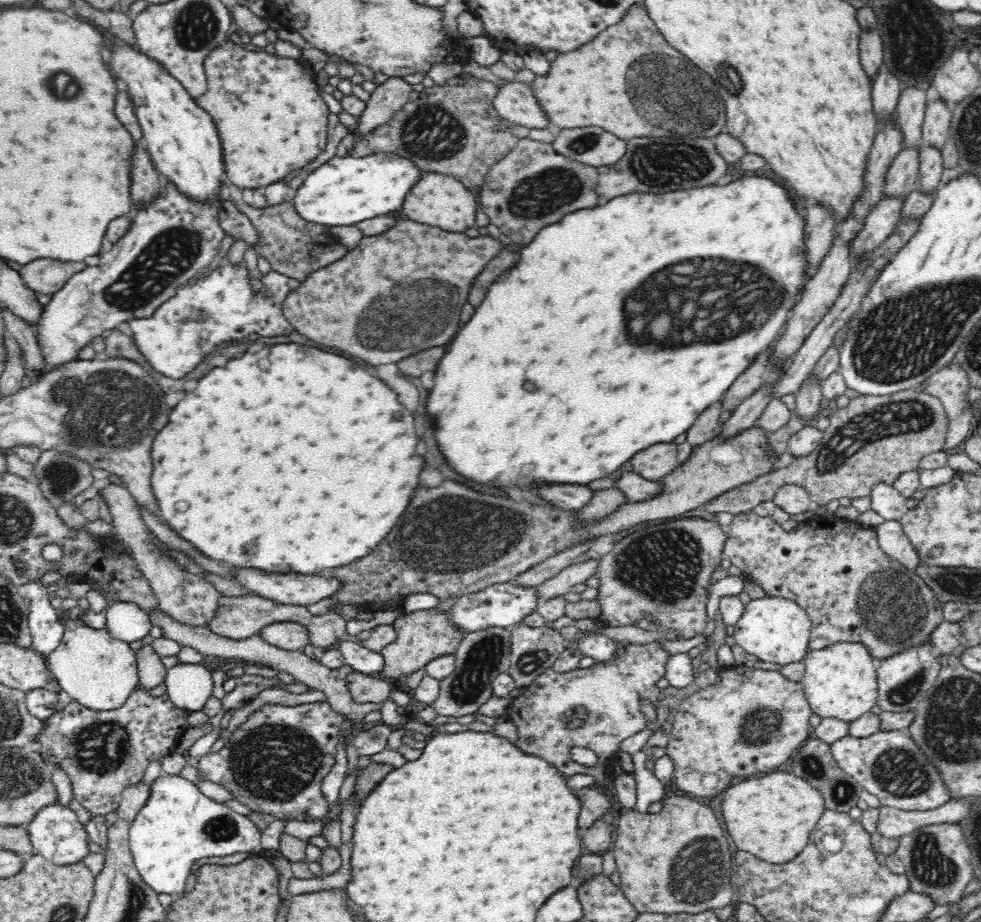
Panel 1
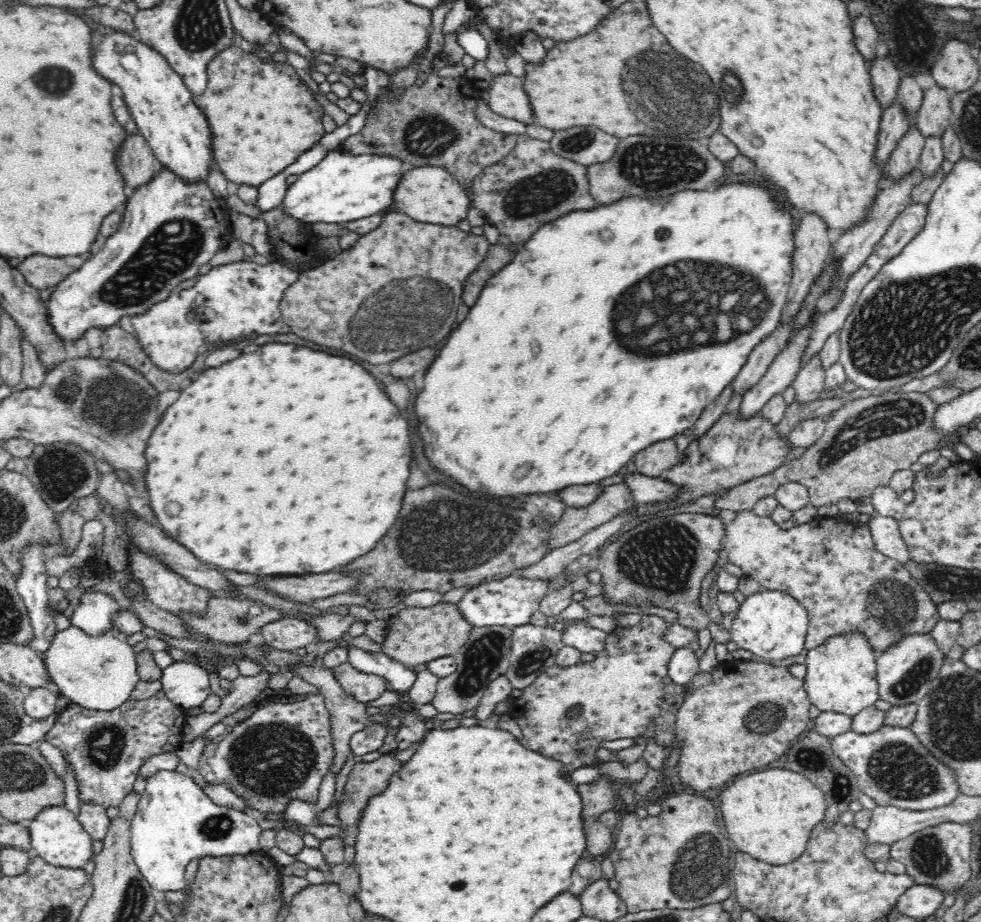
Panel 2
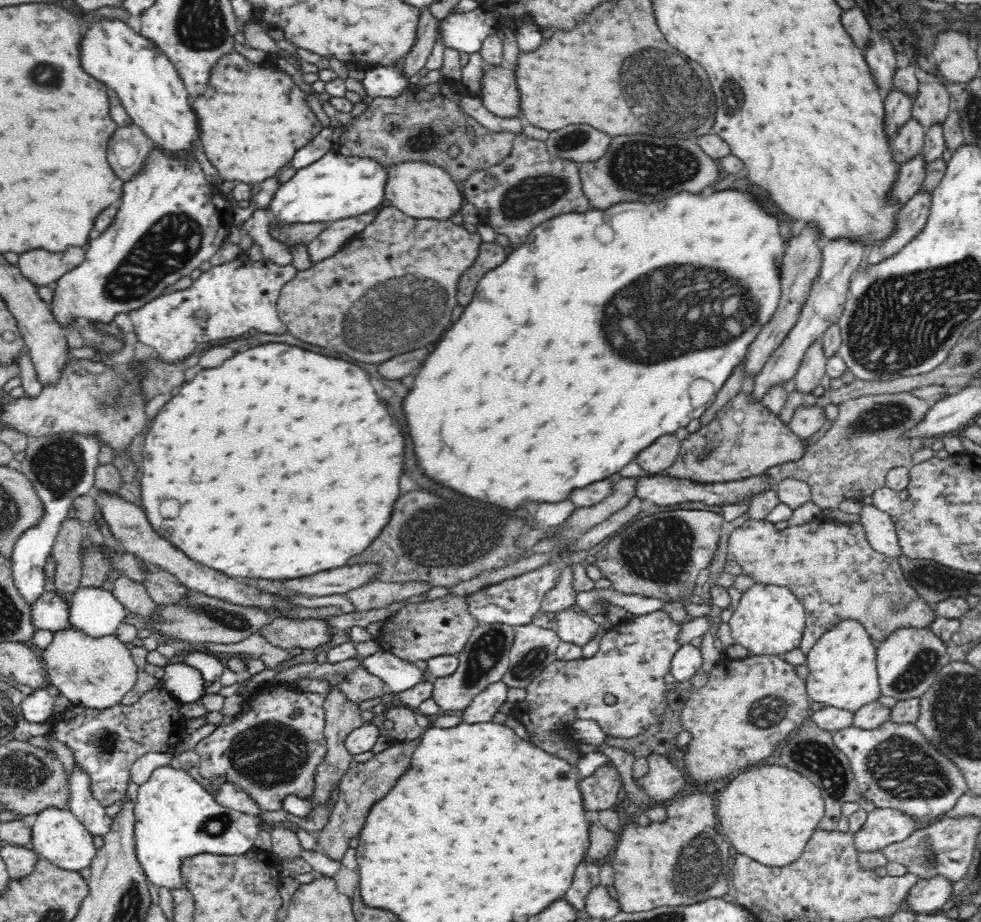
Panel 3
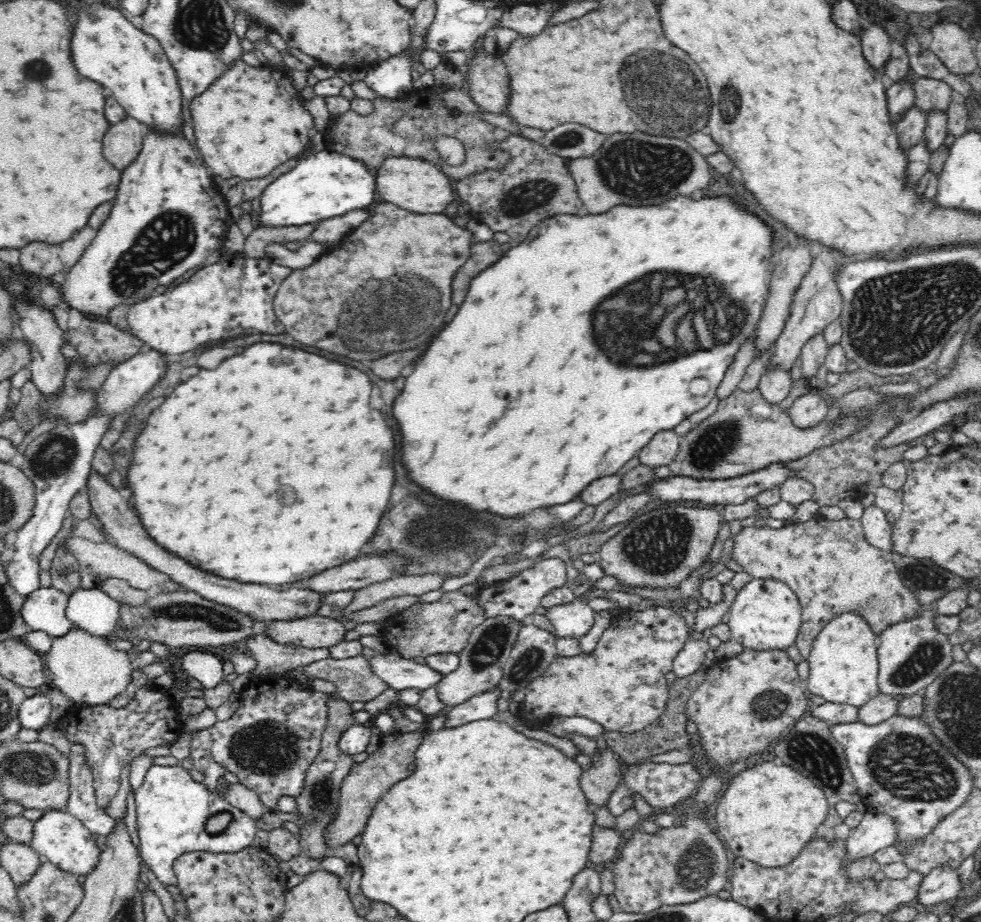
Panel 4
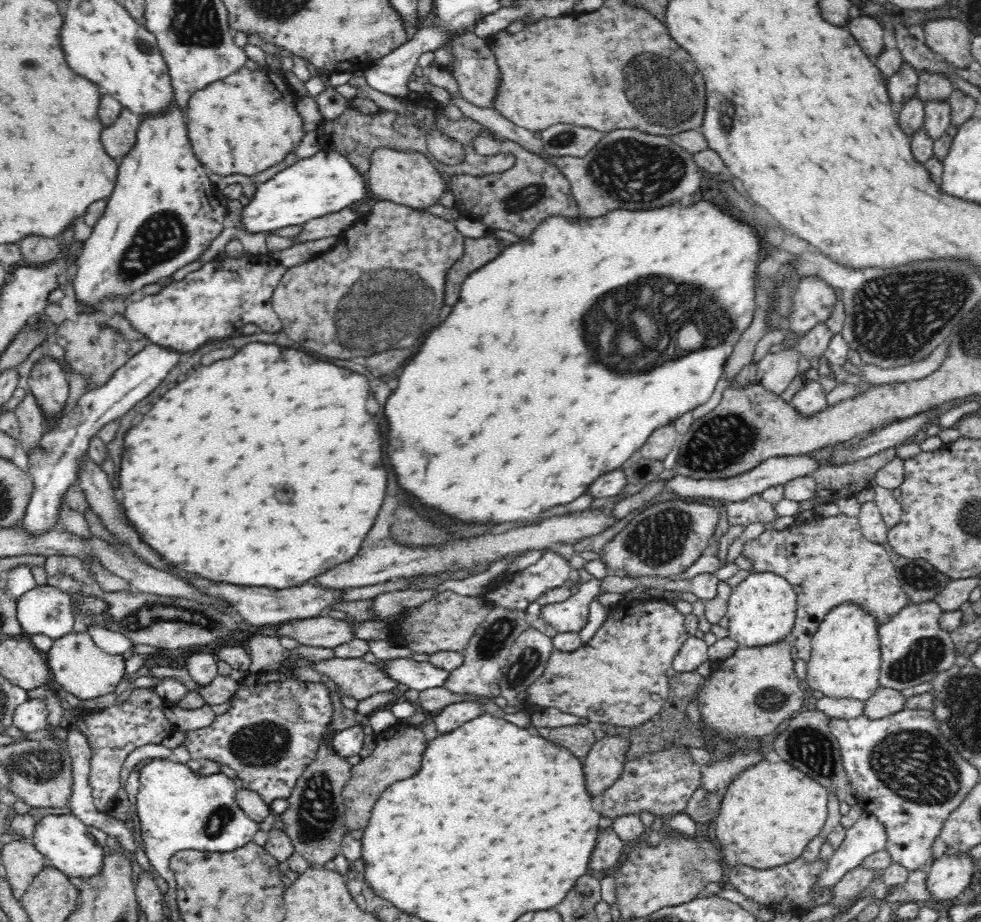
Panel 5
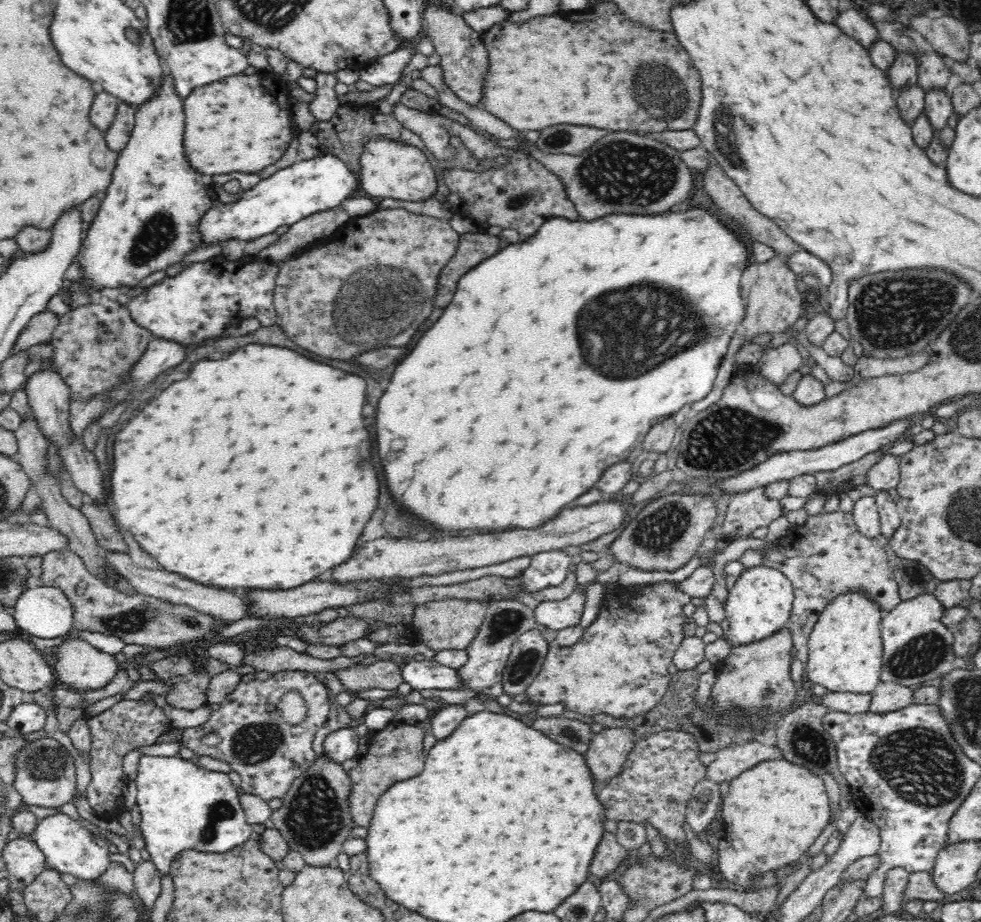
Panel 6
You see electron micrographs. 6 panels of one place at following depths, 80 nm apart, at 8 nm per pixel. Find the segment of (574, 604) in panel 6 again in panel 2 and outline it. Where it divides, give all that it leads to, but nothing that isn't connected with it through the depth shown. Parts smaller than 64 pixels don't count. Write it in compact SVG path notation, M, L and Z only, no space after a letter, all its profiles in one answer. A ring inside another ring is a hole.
M583 623L572 626L562 626L563 641L582 652L592 653L595 656L605 647L606 633L598 628L592 628Z

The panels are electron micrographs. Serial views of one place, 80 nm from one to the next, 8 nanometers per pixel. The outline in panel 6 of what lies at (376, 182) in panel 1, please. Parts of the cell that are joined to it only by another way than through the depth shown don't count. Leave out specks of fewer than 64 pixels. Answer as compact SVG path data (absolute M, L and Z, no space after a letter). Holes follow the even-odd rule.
M320 153L308 160L297 160L291 166L282 168L269 178L258 179L257 183L249 189L240 190L240 198L232 202L222 202L222 204L212 203L197 220L197 243L195 248L206 248L206 246L225 246L230 240L244 240L248 243L254 238L264 236L274 232L279 226L284 224L291 225L297 220L312 214L313 212L332 208L338 205L338 200L353 196L357 188L357 177L339 159L331 154Z

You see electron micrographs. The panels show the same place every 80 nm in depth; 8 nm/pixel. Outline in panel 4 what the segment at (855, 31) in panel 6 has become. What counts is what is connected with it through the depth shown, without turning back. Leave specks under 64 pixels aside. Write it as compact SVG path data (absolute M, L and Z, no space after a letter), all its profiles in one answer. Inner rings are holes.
M872 22L870 26L861 26L856 35L860 39L866 60L878 71L883 72L883 64L891 55L890 40L884 27Z

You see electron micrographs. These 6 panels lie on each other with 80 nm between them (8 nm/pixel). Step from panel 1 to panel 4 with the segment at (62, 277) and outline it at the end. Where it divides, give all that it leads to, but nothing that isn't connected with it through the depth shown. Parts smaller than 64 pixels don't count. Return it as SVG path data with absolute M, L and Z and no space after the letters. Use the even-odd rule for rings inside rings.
M30 241L19 248L19 264L26 273L38 278L50 279L62 272L64 266L60 258L60 245L46 241Z

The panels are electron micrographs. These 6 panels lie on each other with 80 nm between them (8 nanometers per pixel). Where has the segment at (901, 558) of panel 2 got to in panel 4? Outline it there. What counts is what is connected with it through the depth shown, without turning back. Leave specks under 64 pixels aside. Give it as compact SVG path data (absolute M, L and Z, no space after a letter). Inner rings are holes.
M874 504L864 507L860 521L863 528L862 532L872 546L887 552L892 551L891 524L886 520L884 511L881 508Z

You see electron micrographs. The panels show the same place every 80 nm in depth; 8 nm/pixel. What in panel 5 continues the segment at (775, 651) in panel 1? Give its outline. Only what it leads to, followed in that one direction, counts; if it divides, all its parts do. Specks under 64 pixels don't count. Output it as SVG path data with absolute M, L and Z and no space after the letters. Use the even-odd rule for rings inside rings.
M751 571L732 588L726 613L728 638L742 647L762 646L784 639L794 624L796 601L797 594L784 577L772 571Z

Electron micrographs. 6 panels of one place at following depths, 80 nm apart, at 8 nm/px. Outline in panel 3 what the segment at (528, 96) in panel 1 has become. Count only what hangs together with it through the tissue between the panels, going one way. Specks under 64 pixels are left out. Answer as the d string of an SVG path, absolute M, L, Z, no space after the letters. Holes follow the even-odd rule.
M485 62L482 88L475 94L481 97L482 104L502 118L522 118L519 115L518 83L515 74L506 65L492 68Z

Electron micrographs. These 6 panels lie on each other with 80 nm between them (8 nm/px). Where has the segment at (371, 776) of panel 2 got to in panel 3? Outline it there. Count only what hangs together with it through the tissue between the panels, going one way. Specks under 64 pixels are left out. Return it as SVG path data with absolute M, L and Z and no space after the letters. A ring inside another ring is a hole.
M418 740L407 743L392 741L389 748L380 751L380 754L376 754L372 760L362 763L353 761L350 764L350 768L339 782L340 794L334 810L330 814L330 820L317 837L318 849L328 858L341 862L350 846L350 840L360 834L364 820L373 804L380 800L386 792L390 792L401 776L405 775L406 770L410 767L417 743Z

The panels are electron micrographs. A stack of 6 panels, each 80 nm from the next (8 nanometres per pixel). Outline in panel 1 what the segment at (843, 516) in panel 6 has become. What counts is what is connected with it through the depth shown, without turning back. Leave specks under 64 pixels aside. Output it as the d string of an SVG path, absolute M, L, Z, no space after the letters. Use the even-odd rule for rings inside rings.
M748 511L742 514L734 515L732 524L727 528L726 548L724 548L724 557L729 558L736 568L741 571L741 576L748 581L754 581L763 588L768 597L785 597L788 600L794 601L801 605L811 618L811 635L809 638L809 648L818 650L826 648L827 645L834 643L860 643L873 656L876 662L883 661L892 656L907 652L910 648L918 648L923 646L924 642L930 642L932 631L942 622L945 621L943 617L943 603L940 602L934 591L915 573L914 570L906 568L897 560L894 560L888 554L880 549L877 539L877 532L874 528L863 528L860 523L855 521L847 521L836 515L831 516L814 516L809 520L805 520L797 524L792 531L784 531L780 525L770 516L761 517L753 511Z

